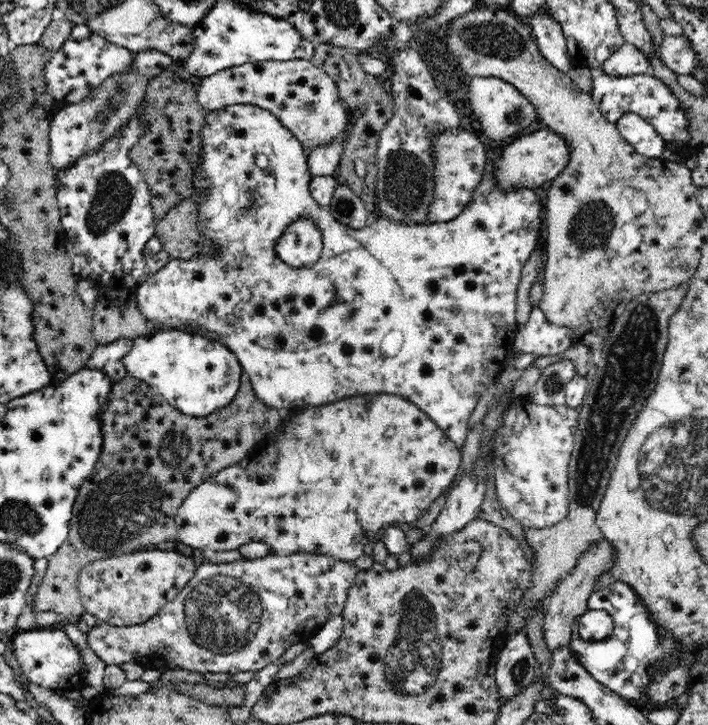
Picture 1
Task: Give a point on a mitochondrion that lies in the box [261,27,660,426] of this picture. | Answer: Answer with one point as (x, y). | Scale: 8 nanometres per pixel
(407, 183)

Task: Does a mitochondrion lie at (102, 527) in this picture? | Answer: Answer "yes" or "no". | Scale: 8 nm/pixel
yes

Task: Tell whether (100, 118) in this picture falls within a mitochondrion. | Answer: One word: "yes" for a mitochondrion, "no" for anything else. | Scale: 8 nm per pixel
yes

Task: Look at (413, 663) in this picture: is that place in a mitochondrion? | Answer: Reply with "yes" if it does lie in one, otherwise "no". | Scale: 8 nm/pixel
yes

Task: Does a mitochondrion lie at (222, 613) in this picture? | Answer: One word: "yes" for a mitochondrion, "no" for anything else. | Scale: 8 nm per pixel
yes

